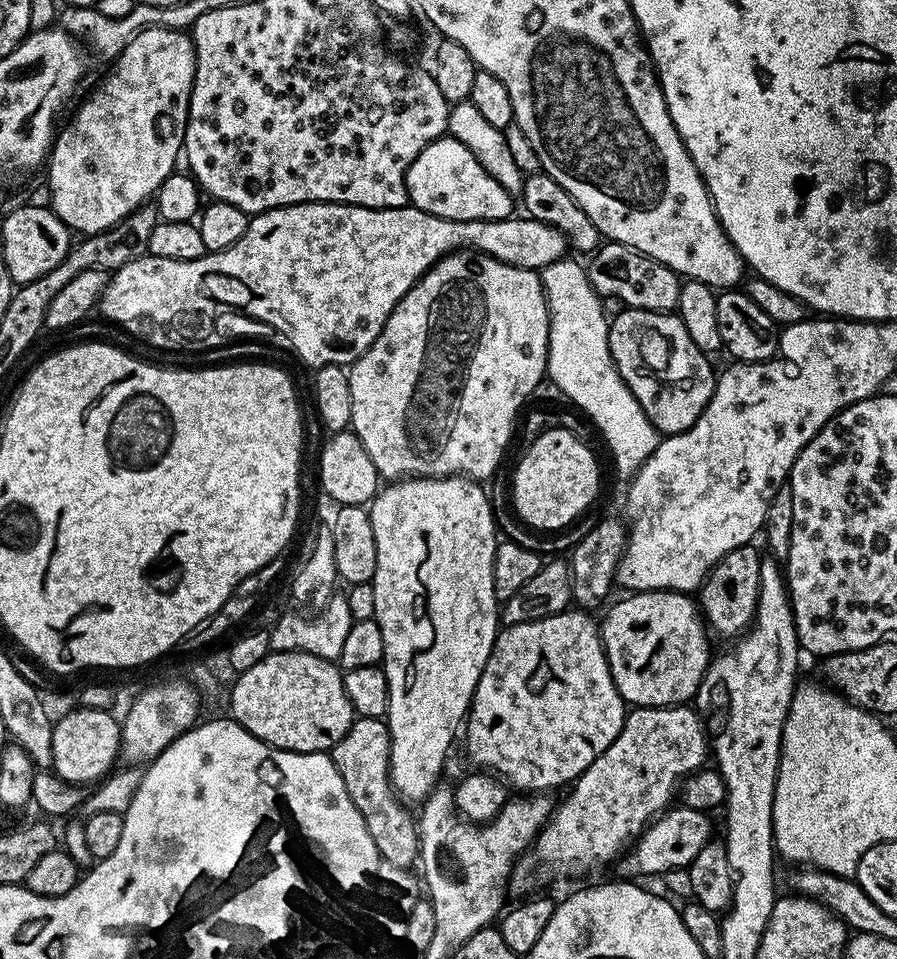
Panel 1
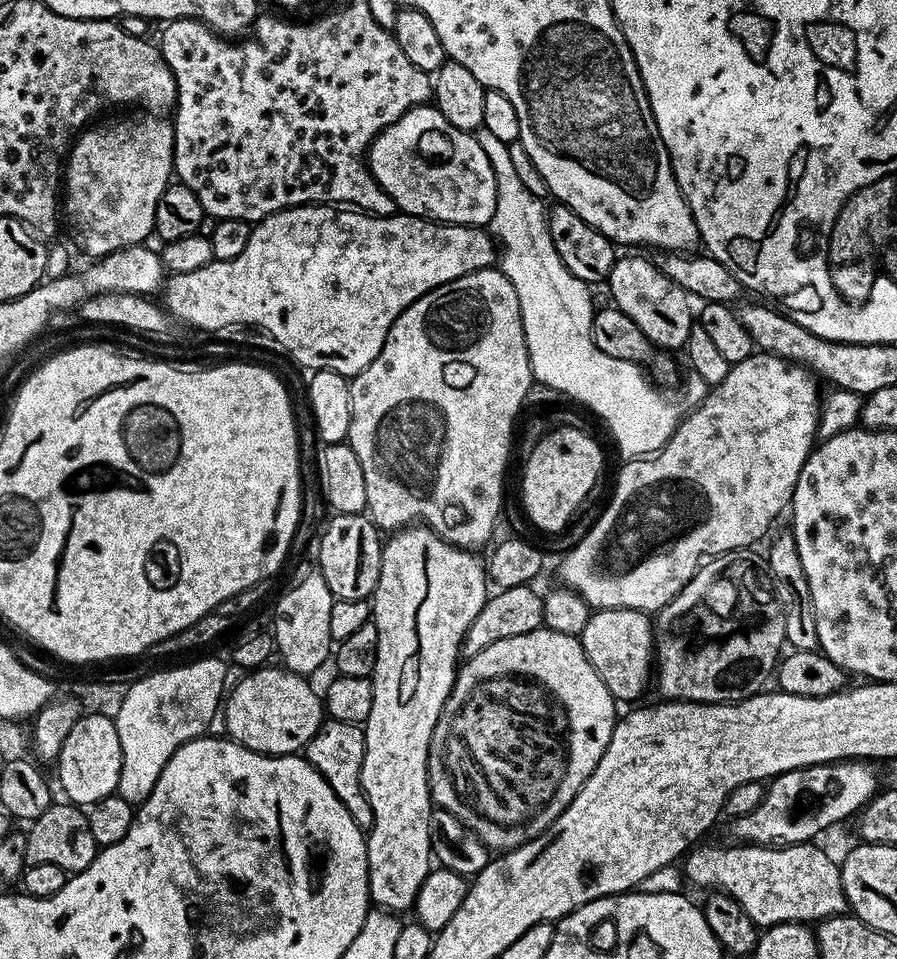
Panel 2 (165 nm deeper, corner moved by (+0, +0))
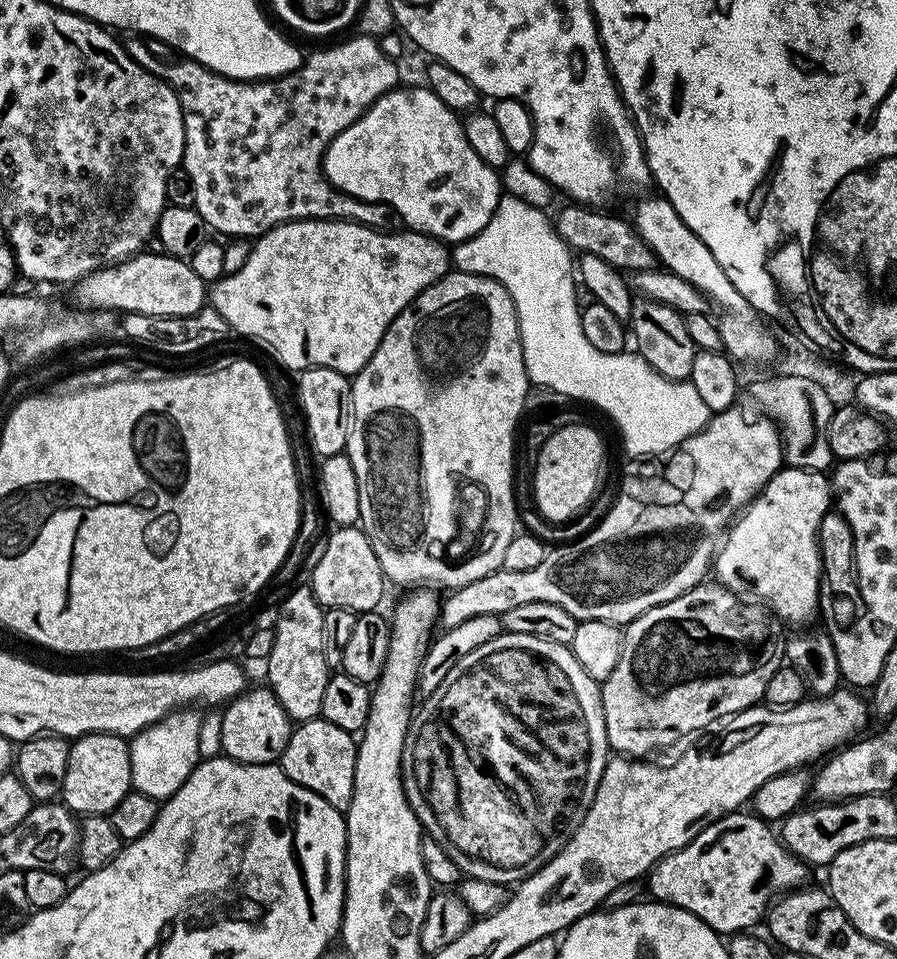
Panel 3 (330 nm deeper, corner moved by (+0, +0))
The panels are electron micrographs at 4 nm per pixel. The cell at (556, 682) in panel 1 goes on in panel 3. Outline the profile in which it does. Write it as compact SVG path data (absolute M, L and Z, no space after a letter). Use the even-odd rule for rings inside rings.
M501 631L486 646L478 646L478 650L470 650L437 688L423 697L424 705L415 709L411 724L408 725L406 742L404 743L404 764L400 767L400 776L404 780L404 793L418 818L421 829L442 846L450 854L450 858L460 868L461 873L471 879L482 882L498 882L505 886L515 886L527 876L535 874L537 866L547 864L558 850L574 835L582 818L586 818L586 810L594 802L594 794L598 782L604 773L604 767L610 759L610 749L606 738L606 718L602 710L600 697L601 685L574 658L571 647L558 642L546 642L542 638L534 638L530 634L514 634Z

